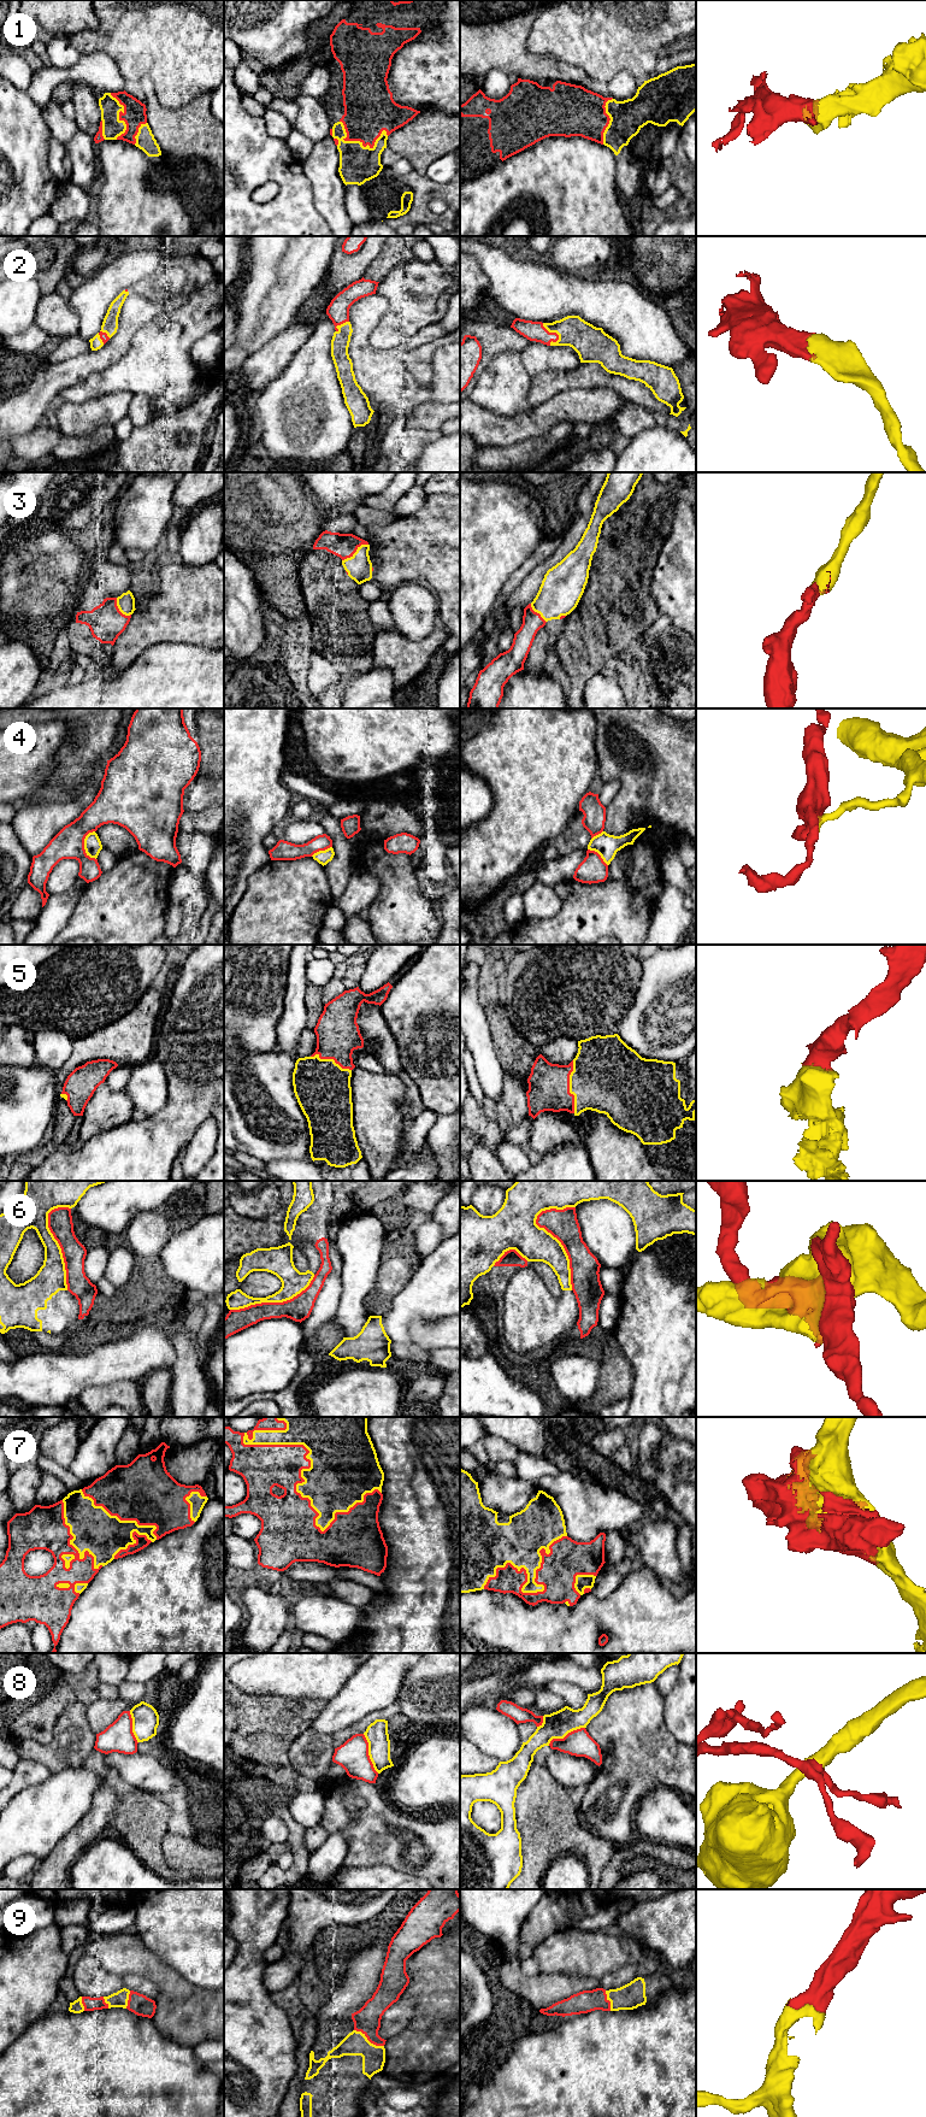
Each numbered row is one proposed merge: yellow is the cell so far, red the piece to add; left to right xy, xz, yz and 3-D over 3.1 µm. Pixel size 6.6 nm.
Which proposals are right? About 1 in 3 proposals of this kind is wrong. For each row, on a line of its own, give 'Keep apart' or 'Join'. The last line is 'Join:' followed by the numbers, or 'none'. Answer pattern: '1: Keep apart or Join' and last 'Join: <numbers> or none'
1: Join
2: Join
3: Join
4: Keep apart
5: Join
6: Keep apart
7: Join
8: Keep apart
9: Join
Join: 1, 2, 3, 5, 7, 9

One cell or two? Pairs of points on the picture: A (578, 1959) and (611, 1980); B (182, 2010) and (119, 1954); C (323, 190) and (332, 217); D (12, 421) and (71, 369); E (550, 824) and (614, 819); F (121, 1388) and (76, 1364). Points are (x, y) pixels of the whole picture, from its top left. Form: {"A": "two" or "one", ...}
{"A": "two", "B": "one", "C": "one", "D": "one", "E": "two", "F": "two"}

